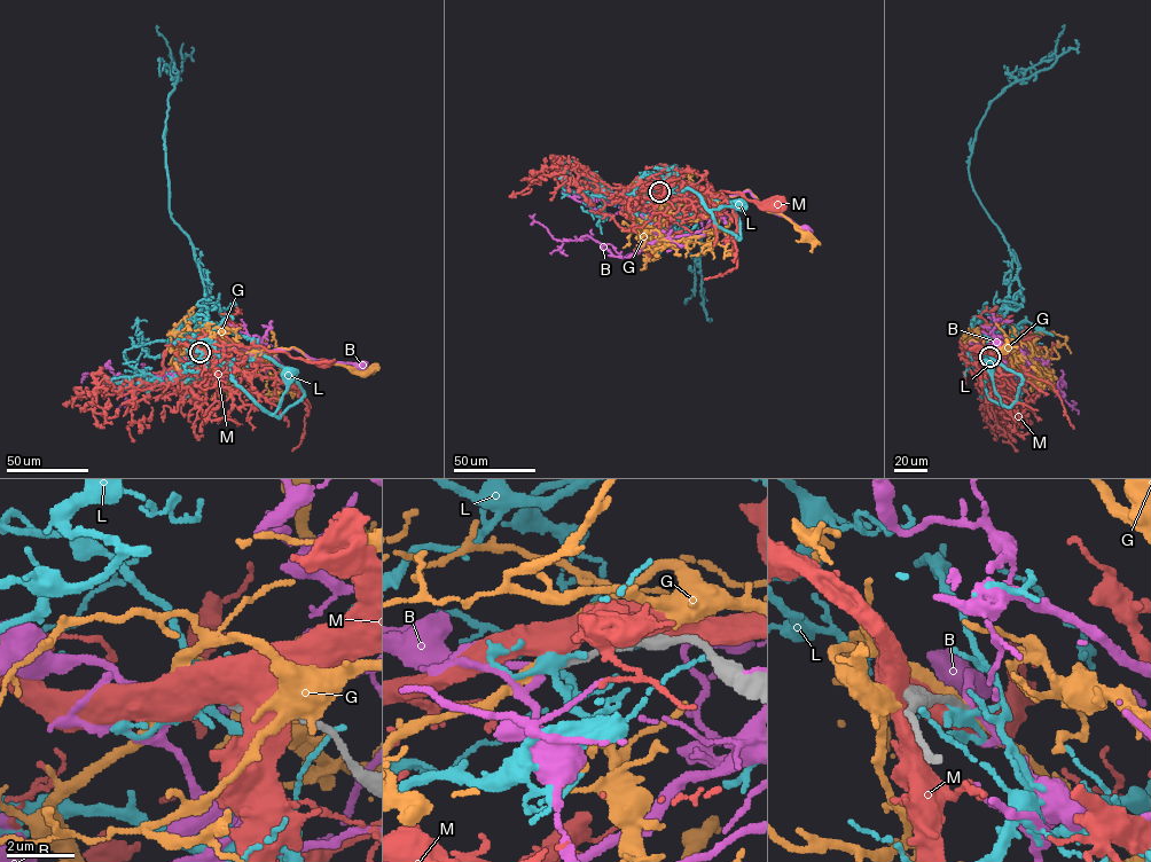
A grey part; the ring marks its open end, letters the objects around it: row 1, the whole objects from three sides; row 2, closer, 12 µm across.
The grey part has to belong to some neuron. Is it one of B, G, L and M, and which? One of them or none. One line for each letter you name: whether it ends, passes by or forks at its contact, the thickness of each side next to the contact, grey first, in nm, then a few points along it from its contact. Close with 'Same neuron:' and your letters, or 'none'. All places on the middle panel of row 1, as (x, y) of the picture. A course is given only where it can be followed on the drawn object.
Same neuron: none

